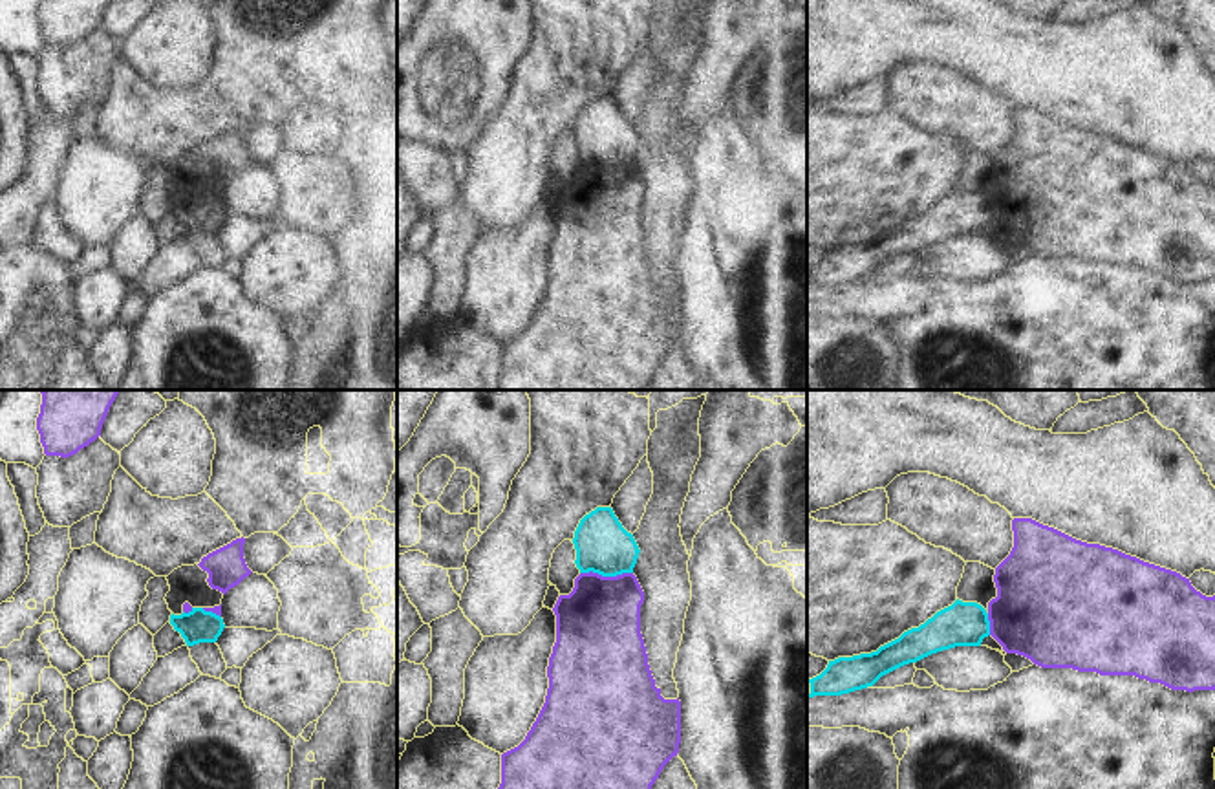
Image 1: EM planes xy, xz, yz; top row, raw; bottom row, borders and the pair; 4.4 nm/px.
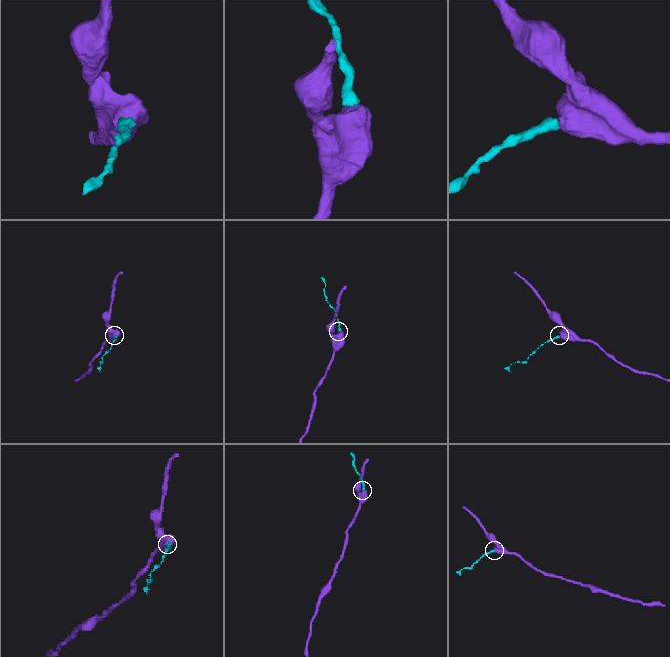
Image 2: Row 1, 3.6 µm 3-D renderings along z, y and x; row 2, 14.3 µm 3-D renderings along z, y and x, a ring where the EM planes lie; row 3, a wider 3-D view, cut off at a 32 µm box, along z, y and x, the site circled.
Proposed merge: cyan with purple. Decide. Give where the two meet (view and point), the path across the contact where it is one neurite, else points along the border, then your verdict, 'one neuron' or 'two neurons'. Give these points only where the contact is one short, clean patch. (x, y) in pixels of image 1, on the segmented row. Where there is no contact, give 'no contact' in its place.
contact xz (606, 575); border xz (580, 572), (602, 575), (632, 573); two neurons

